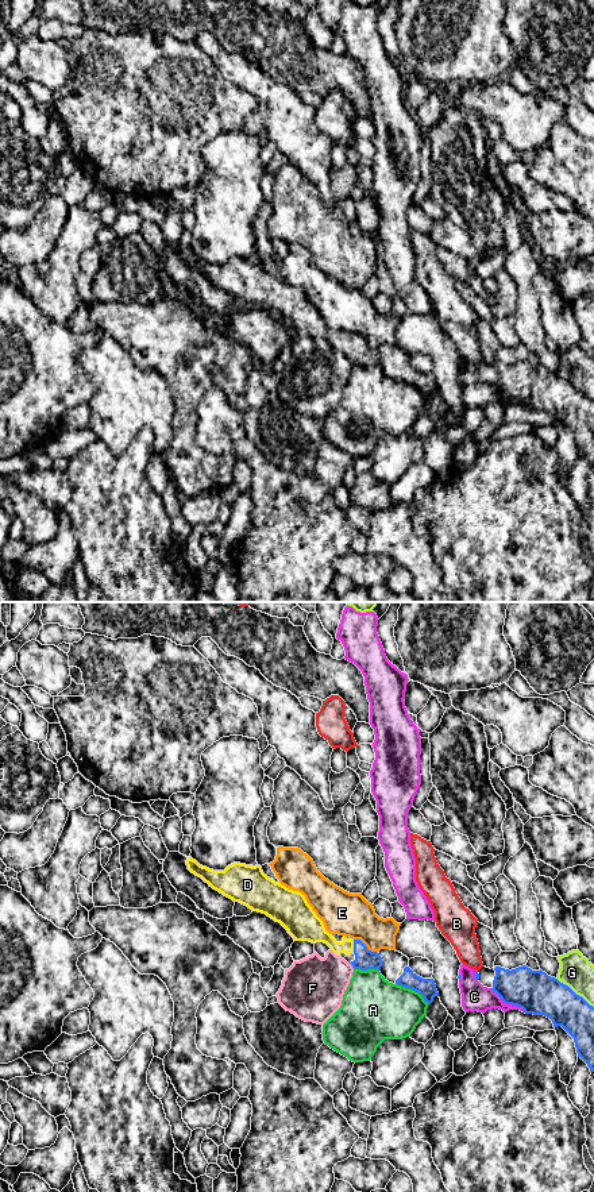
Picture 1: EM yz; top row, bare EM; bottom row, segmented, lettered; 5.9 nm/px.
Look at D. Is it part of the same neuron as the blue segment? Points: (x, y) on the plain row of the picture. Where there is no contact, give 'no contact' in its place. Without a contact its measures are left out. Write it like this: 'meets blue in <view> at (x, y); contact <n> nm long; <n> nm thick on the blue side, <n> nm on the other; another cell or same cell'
meets blue in yz at (354, 342); contact 80 nm long; 120 nm thick on the blue side, 130 nm on the other; same cell

